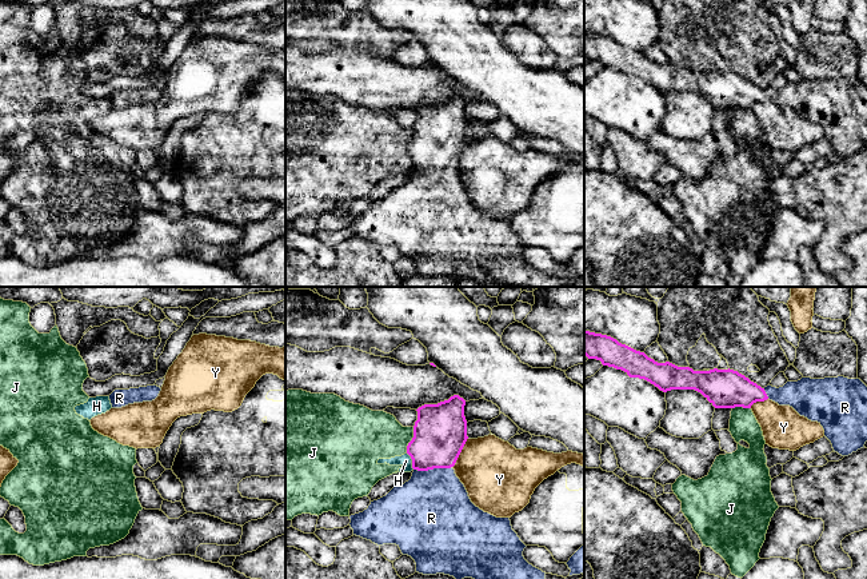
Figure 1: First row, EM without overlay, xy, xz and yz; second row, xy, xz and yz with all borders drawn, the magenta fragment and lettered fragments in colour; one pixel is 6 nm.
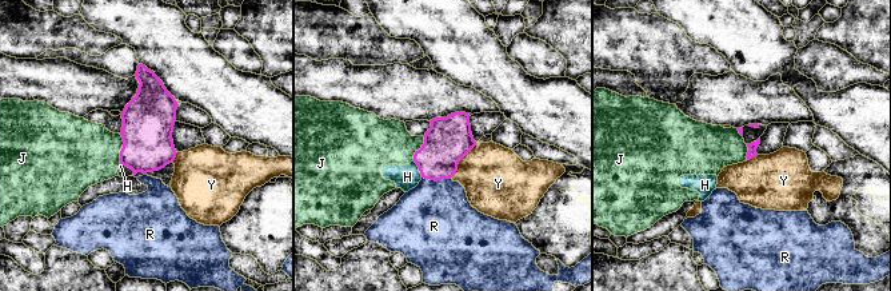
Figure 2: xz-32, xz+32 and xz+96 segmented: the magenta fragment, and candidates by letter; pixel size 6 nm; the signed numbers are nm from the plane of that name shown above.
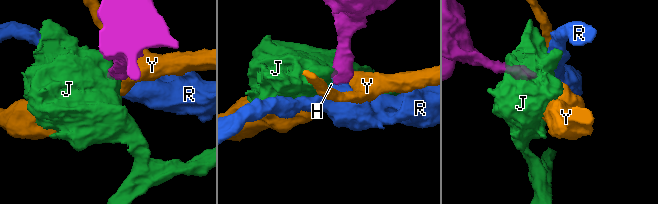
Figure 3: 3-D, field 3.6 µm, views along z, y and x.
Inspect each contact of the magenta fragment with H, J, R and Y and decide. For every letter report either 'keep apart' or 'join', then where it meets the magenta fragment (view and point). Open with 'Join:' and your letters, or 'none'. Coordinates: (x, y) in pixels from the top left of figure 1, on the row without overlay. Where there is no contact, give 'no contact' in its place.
Join: R
H: keep apart | xz (412, 162)
J: keep apart | xz (411, 142)
R: join | xz (432, 170)
Y: keep apart | xz (460, 152)

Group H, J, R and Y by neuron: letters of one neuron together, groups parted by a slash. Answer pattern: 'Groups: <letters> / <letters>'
Groups: H J / R / Y

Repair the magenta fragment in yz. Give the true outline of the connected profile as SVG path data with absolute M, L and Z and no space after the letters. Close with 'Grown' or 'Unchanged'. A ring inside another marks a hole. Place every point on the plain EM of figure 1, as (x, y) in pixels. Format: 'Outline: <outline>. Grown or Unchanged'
Outline: M584 32L584 56L588 60L600 61L603 67L624 72L630 79L644 80L663 93L671 91L695 91L715 109L751 109L754 104L767 100L779 107L790 107L800 117L811 123L818 123L823 128L824 137L831 143L834 152L842 157L856 153L863 149L867 143L867 87L858 79L802 79L798 83L787 83L779 89L770 85L762 89L744 76L730 69L694 72L690 68L678 68L670 63L658 64L644 53L622 45L611 37L590 32Z. Grown

